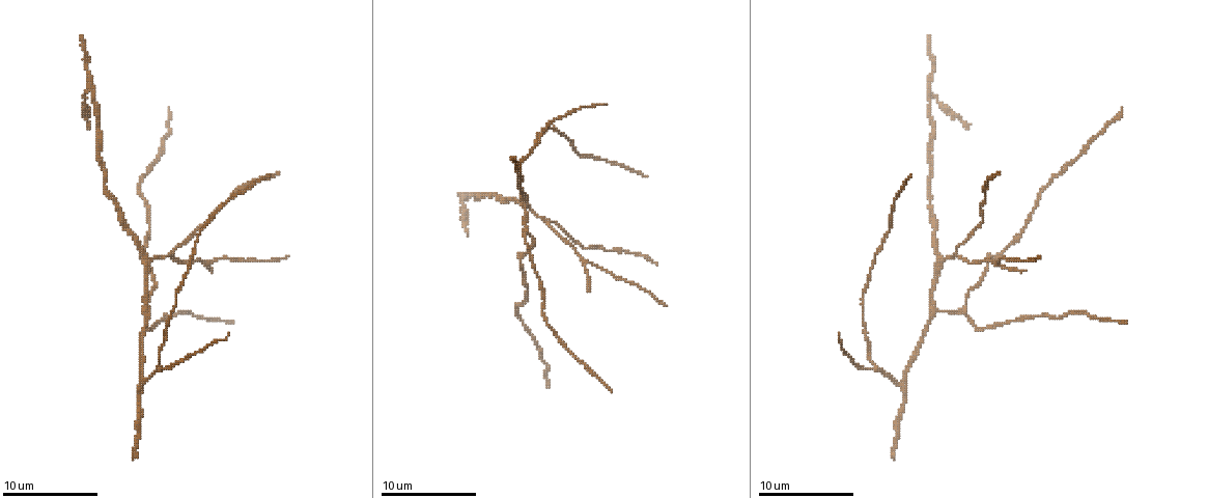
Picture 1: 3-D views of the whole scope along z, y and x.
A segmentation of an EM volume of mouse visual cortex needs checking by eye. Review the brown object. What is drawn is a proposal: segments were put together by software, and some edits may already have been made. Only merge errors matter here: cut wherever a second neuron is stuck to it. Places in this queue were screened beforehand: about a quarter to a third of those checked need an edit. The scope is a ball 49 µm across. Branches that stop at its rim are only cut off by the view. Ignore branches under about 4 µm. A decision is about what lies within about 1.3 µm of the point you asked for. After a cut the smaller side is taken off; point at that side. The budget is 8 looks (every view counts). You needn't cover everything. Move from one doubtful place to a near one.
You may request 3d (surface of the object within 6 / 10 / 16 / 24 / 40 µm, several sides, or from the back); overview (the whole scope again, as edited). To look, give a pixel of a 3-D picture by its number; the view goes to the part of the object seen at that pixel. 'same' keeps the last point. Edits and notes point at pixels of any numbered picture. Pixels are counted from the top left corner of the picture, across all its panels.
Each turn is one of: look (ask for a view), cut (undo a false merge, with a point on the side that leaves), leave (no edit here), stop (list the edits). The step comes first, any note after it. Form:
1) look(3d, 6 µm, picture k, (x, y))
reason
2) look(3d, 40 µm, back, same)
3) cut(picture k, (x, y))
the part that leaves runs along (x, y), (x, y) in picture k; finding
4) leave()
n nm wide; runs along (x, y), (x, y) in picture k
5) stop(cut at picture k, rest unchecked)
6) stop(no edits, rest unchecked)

look(3d, 6 µm, picture 1, (930, 87))
a fork

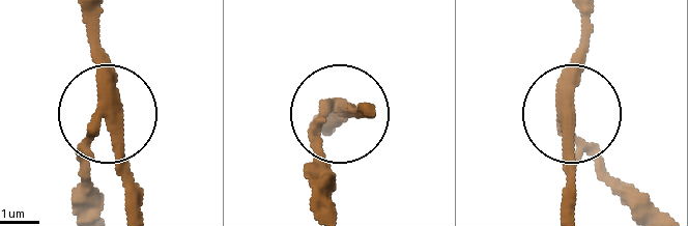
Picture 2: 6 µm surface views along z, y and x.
cut(picture 2, (92, 159))
side arm 6 µm; the part that leaves runs along (105, 110), (85, 147), (85, 213) in picture 2; two neurons meet here

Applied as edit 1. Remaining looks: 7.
look(3d, 10 µm, picture 1, (940, 312))
three-way junction

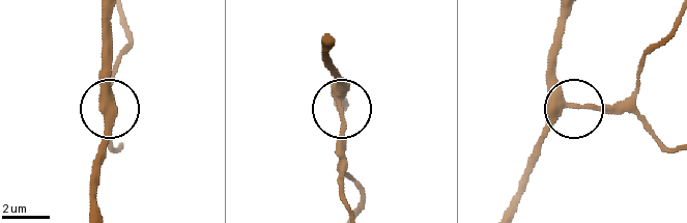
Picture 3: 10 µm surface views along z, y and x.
leave()
runs along (530, 174), (539, 135), (567, 103), (553, 54) in picture 3; one neuron here

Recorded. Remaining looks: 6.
look(3d, 10 µm, picture 1, (147, 258))
small branch off a trunk

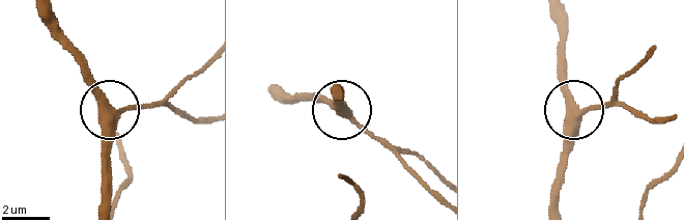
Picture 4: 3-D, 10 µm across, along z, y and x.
look(3d, 6 µm, picture 4, (112, 114))

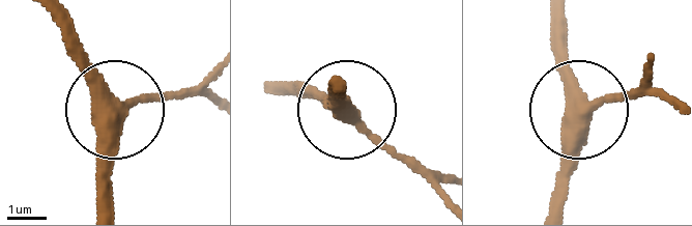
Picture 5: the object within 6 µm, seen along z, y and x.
leave()
370 nm wide; runs along (99, 200), (109, 121), (185, 94) in picture 5; all the same neuron

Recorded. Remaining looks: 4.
look(3d, 10 µm, picture 1, (102, 167))
sudden change in width

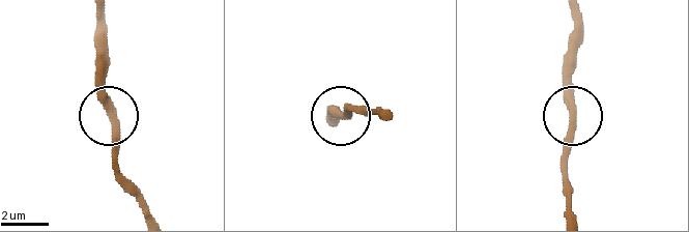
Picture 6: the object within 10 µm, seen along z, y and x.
leave()
runs along (570, 210), (568, 127), (574, 104), (568, 34) in picture 6; all the same neuron

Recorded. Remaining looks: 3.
stop(cut at picture 2, rest unchecked)

